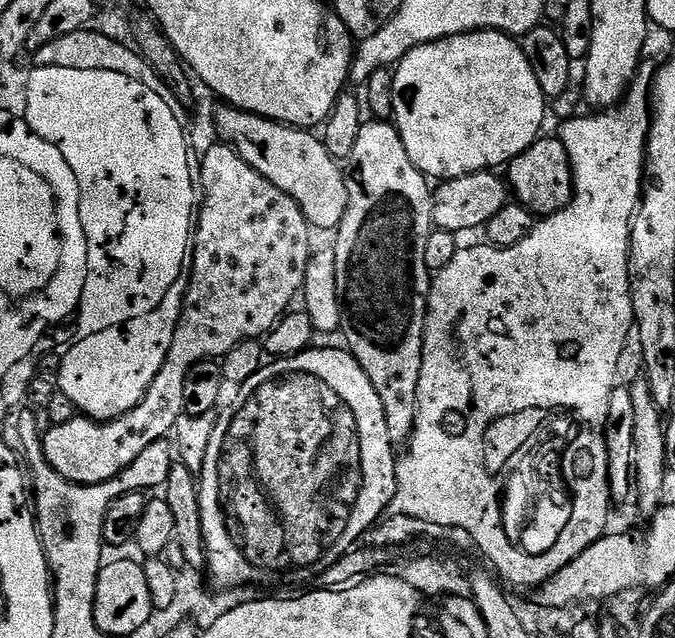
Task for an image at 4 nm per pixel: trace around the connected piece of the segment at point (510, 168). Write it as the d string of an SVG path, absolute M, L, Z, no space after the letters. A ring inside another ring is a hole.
M559 138L536 140L522 154L518 154L506 166L506 184L515 203L527 208L536 218L552 216L572 201L572 167Z

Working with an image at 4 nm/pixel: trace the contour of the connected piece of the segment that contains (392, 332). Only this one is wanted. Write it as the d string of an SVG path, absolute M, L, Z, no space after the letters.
M369 119L364 122L358 130L358 140L354 145L354 150L346 161L346 179L348 182L348 209L342 218L338 231L335 233L336 241L336 281L338 282L338 294L341 301L346 302L342 308L342 333L348 339L346 343L347 351L362 366L366 378L378 390L378 398L382 398L382 410L386 414L386 426L388 427L388 437L392 439L393 445L407 445L412 431L416 428L416 399L418 398L418 378L422 374L422 362L424 361L424 323L428 317L428 295L432 289L432 276L426 266L425 251L426 242L430 238L434 225L432 222L432 194L429 177L410 162L406 154L406 146L402 146L402 138L398 134L395 123L388 120Z

